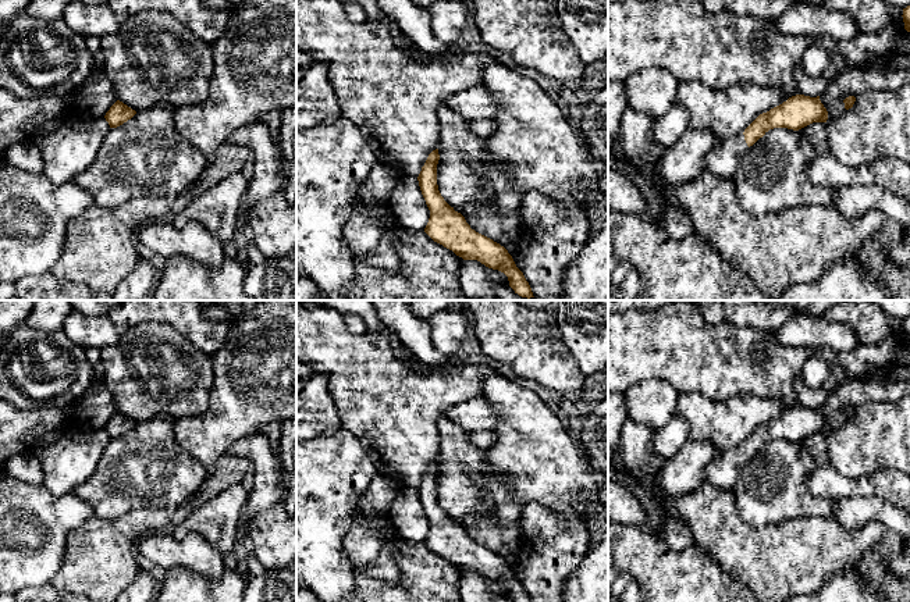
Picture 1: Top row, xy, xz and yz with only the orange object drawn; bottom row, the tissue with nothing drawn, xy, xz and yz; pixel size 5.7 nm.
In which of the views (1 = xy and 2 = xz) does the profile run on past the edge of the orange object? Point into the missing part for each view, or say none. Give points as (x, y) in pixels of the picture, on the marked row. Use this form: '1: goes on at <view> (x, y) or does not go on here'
1: does not go on here
2: does not go on here

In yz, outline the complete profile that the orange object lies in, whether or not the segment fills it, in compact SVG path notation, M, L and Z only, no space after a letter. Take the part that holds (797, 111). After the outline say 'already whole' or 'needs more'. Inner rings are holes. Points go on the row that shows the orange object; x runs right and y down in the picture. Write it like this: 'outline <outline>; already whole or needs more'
outline M796 95L760 114L742 133L718 143L705 160L705 170L715 177L733 178L740 157L769 129L799 131L813 122L827 122L828 111L820 96Z; needs more

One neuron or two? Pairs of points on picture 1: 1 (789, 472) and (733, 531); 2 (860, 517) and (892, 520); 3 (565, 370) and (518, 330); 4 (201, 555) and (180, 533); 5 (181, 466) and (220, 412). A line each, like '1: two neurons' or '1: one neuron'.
1: two neurons
2: one neuron
3: one neuron
4: two neurons
5: two neurons

